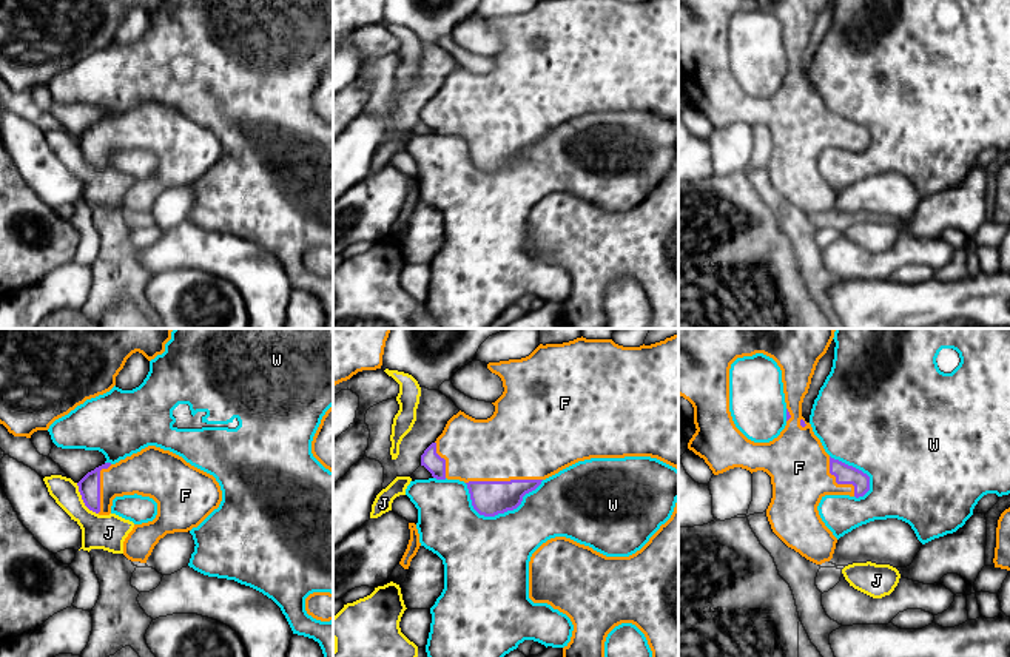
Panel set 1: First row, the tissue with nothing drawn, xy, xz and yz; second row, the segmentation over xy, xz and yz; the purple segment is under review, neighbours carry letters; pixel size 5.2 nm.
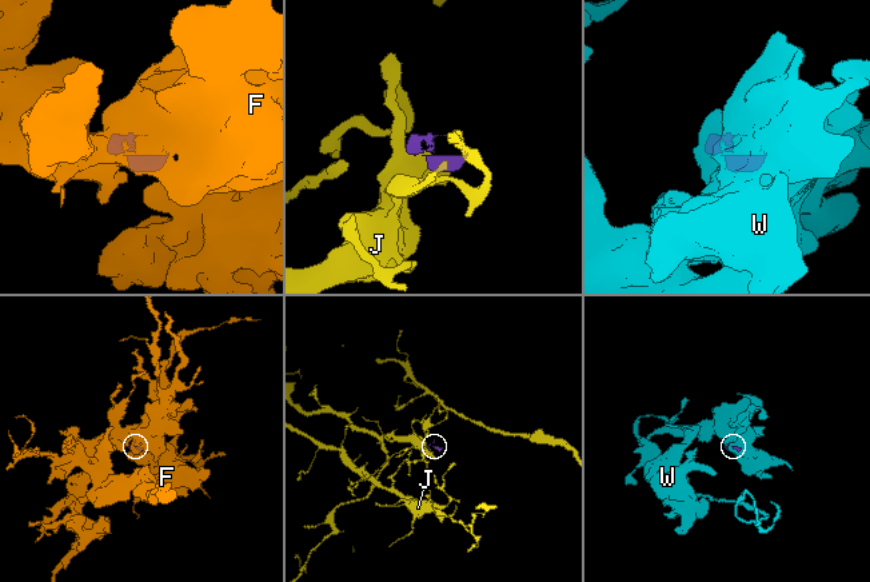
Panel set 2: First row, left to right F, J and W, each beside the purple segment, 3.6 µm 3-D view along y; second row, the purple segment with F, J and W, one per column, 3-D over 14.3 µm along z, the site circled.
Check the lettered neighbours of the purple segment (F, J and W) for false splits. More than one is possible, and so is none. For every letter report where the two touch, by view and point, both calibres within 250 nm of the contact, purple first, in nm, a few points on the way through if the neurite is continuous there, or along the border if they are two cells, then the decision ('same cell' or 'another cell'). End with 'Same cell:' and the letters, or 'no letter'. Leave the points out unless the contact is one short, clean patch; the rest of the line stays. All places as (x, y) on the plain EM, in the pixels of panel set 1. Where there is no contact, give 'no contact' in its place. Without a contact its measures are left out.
F: contact xz (503, 136); calibres 190 and 420 nm; same cell
J: contact xy (82, 153); calibres 110 and 190 nm; border xy (76, 138), (82, 156), (97, 168); another cell
W: contact xz (497, 168); calibres 190 and 440 nm; another cell
Same cell: F

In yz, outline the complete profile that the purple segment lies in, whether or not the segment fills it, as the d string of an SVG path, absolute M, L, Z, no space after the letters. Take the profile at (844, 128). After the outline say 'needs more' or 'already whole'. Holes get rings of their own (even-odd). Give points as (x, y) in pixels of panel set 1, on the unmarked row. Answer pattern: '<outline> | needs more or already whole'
M678 0L678 83L688 103L705 114L714 130L734 122L752 126L763 125L771 131L773 153L766 171L773 187L791 204L806 214L822 219L833 213L837 193L822 176L817 160L825 150L864 151L870 145L870 131L862 125L831 113L820 94L814 89L810 77L802 71L802 57L808 48L811 32L819 14L830 0ZM763 8L773 12L782 25L783 48L786 57L786 80L769 97L748 94L734 79L729 66L729 23L737 12Z | needs more

